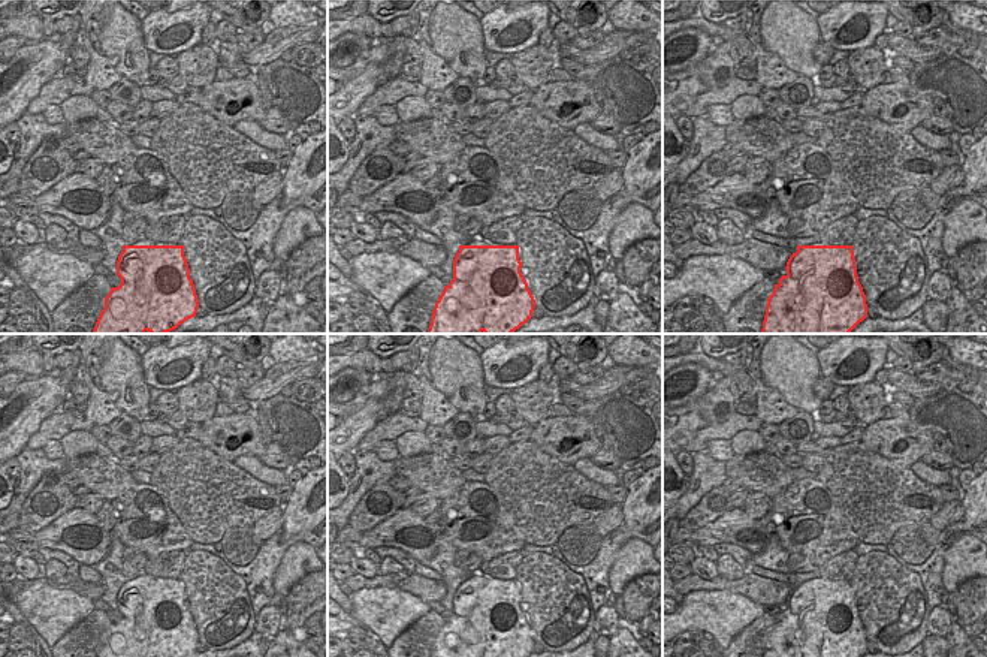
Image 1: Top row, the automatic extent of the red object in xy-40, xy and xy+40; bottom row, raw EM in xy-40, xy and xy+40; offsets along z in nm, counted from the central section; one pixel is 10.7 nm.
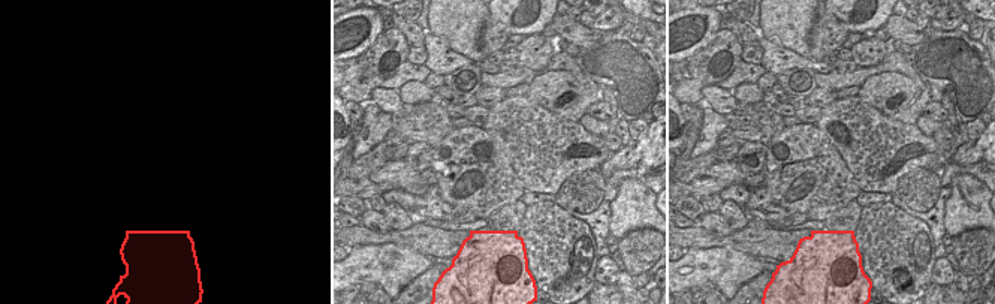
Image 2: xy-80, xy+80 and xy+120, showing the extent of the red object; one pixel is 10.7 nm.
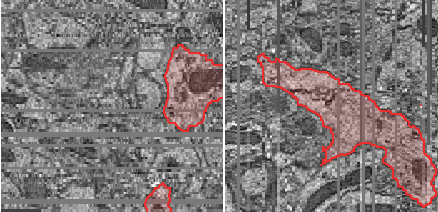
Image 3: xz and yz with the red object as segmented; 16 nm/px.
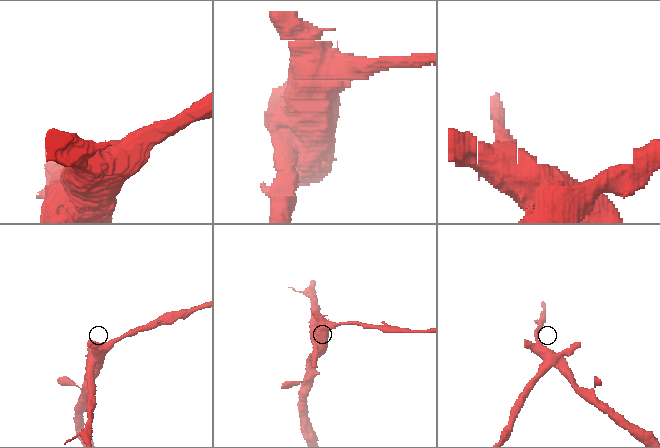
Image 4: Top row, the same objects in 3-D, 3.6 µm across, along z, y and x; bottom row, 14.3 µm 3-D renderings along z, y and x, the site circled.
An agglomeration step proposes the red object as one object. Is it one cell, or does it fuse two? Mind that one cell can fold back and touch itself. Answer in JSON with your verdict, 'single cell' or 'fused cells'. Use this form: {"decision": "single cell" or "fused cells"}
{"decision": "fused cells"}

